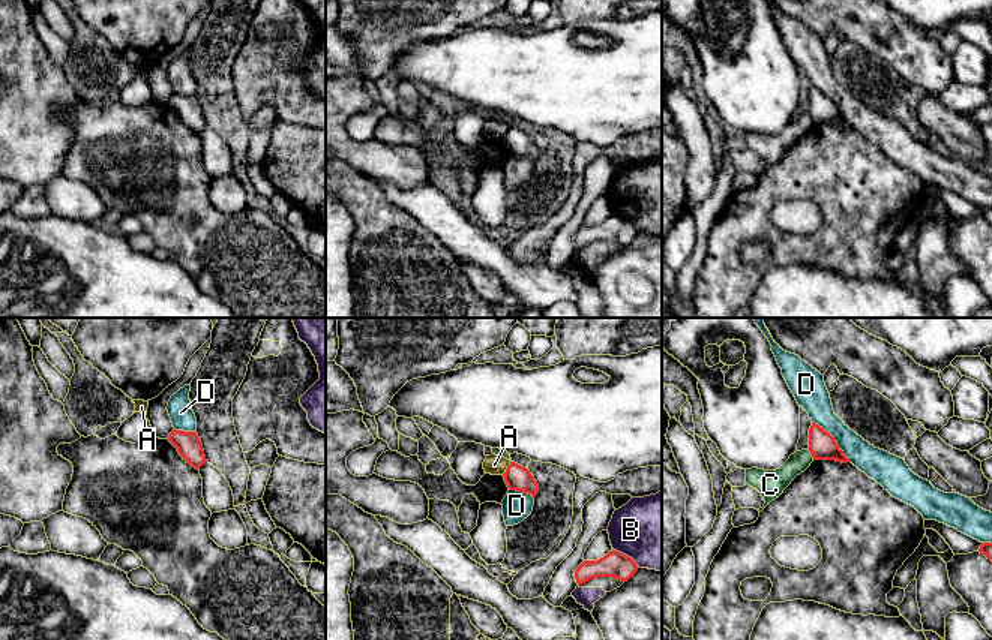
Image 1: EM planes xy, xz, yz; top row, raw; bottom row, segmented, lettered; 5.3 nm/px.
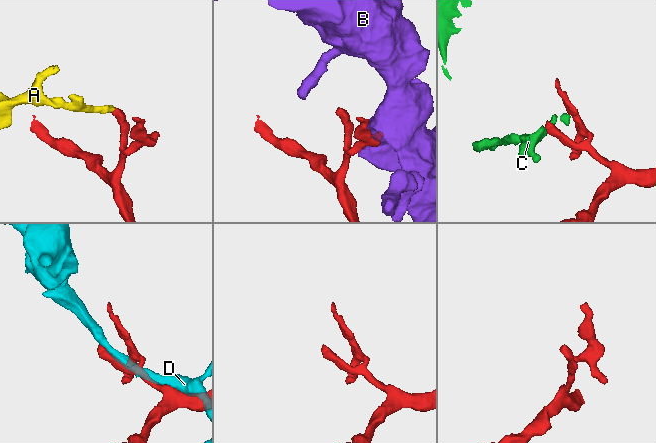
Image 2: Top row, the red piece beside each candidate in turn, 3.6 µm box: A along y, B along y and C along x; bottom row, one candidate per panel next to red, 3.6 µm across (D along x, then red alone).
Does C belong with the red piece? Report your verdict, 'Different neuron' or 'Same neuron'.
Different neuron

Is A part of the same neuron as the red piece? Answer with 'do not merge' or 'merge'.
do not merge

